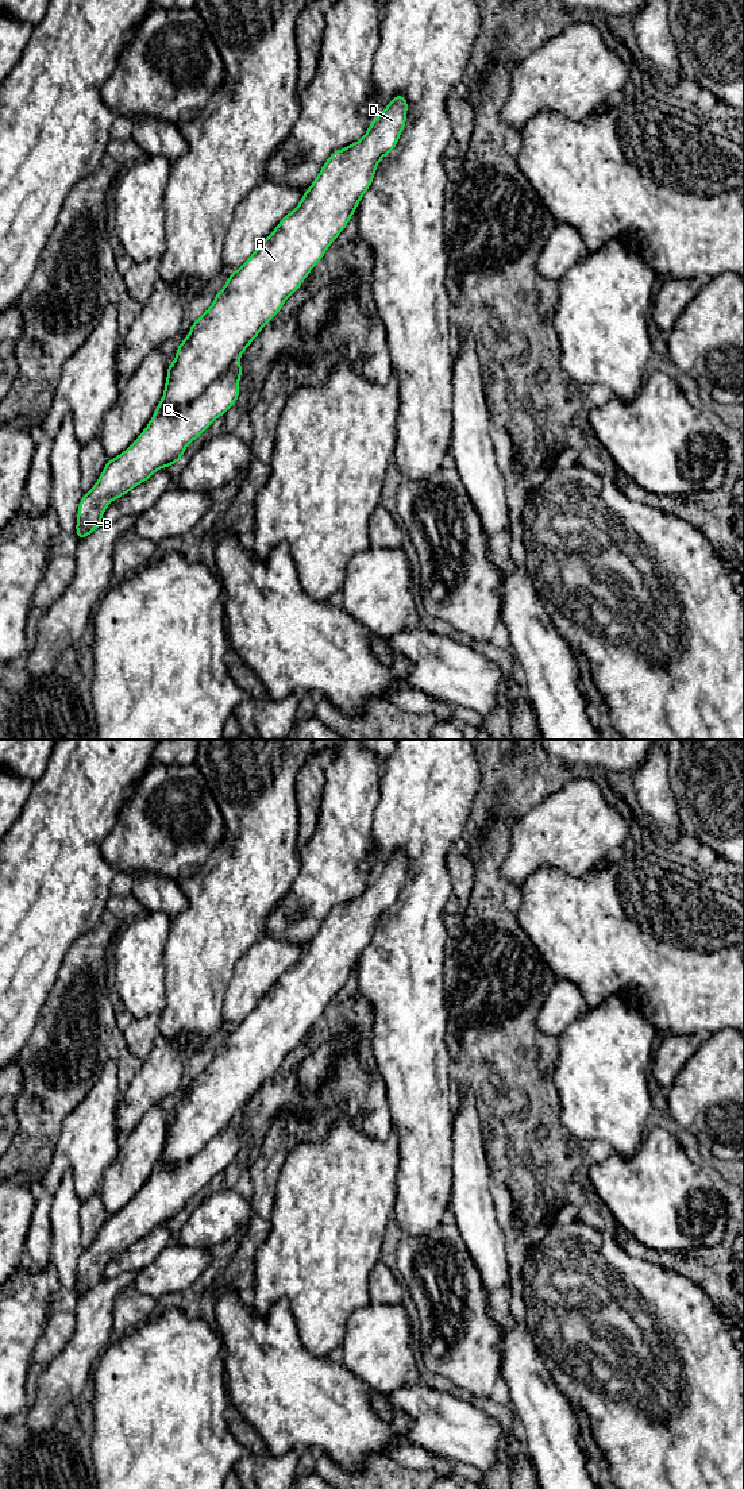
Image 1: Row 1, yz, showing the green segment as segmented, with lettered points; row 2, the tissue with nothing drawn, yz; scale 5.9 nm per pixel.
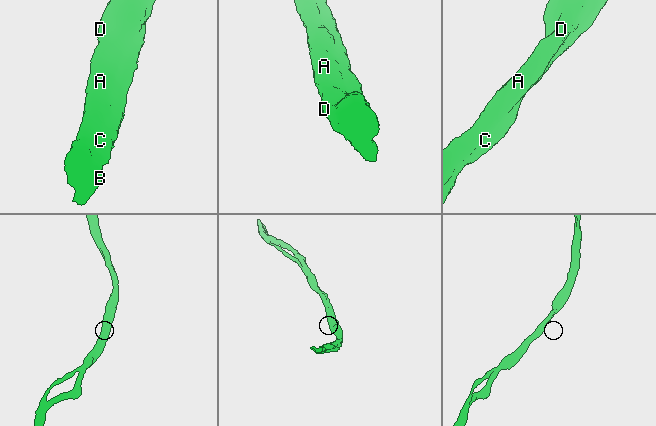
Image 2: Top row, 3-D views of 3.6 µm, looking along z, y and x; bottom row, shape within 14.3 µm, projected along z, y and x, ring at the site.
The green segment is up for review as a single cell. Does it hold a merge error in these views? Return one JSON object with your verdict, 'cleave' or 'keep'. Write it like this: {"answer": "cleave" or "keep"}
{"answer": "keep"}

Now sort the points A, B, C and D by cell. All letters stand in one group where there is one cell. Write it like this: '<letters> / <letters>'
A B C D

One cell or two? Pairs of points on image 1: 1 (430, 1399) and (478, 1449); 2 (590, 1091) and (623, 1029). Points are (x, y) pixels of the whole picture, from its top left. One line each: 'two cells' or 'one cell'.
1: one cell
2: one cell

